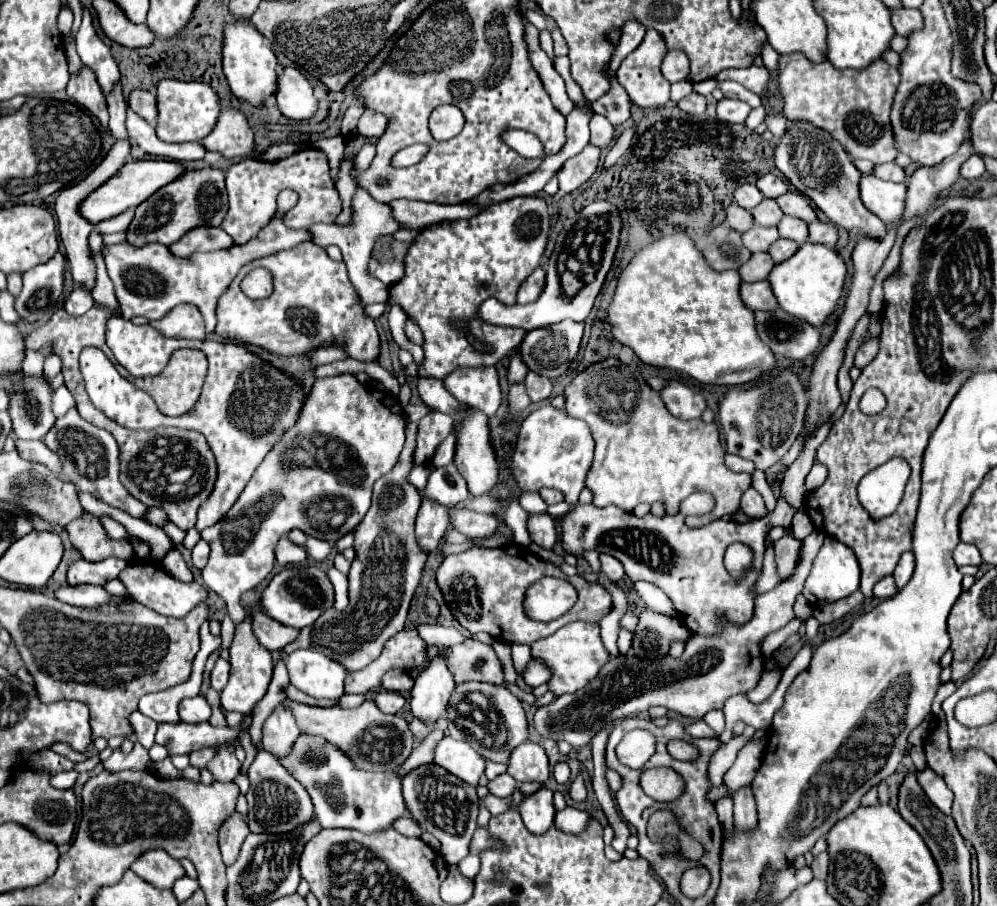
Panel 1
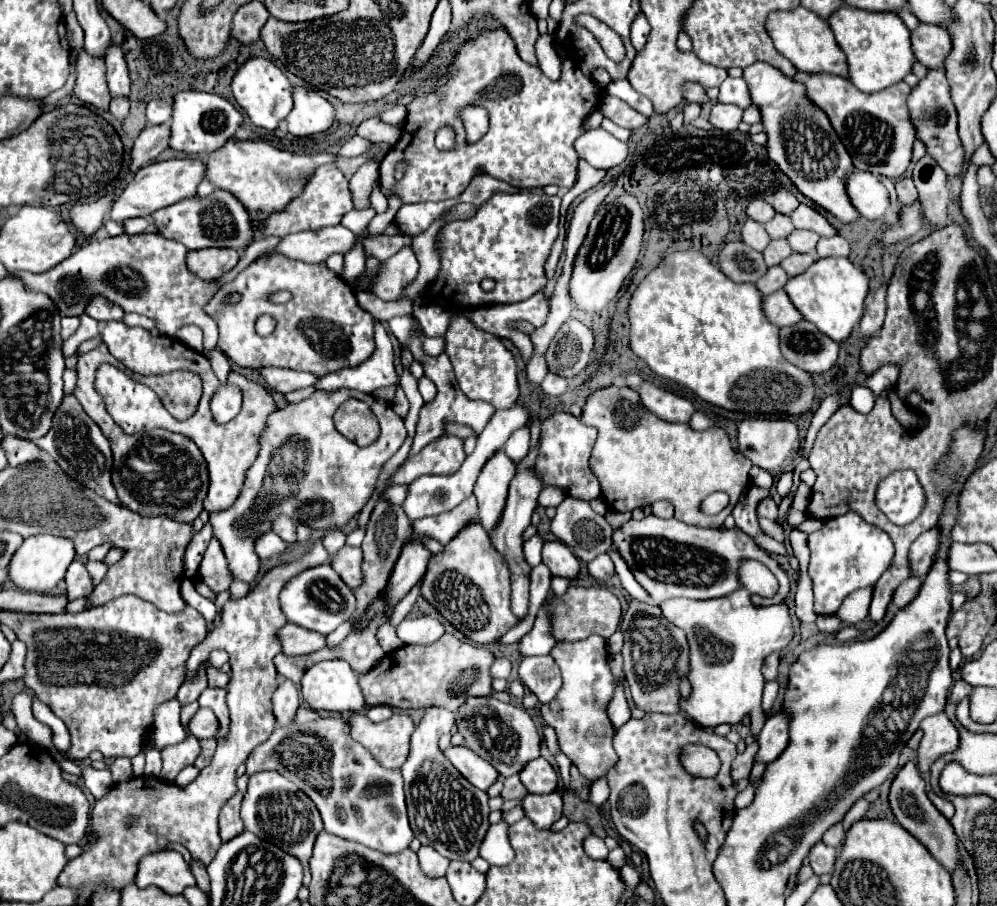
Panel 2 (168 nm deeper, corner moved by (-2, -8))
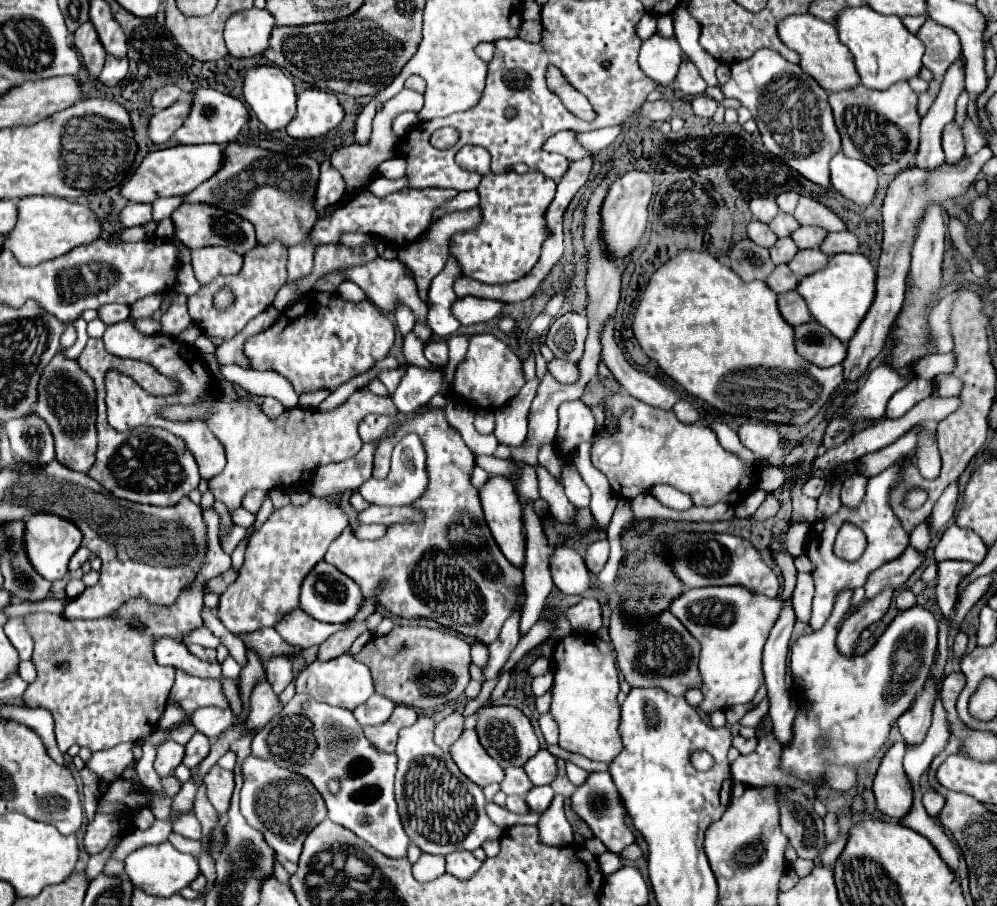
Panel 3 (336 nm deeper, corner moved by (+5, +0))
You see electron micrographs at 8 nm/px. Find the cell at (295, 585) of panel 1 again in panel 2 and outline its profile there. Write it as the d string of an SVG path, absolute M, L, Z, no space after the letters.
M320 564L316 568L296 574L296 578L288 580L288 584L280 592L280 608L286 620L302 628L320 632L324 636L334 632L344 620L350 620L354 614L354 606L356 598L352 590L340 580L340 576L332 570L330 564Z

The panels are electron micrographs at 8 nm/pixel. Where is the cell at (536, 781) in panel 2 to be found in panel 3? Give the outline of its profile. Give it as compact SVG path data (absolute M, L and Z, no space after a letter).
M539 750L523 768L535 786L551 784L557 776L557 760L547 750Z

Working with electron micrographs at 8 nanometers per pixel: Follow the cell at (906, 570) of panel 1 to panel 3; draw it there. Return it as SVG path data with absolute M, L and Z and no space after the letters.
M959 480L949 484L949 488L945 488L945 492L937 500L933 512L929 514L929 522L931 522L933 532L943 528L951 520L951 516L955 512L955 506L957 506L957 496L959 496Z

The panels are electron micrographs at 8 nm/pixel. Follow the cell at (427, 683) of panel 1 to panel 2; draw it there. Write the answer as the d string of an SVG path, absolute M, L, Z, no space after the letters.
M428 706L420 724L410 740L410 756L402 766L404 792L410 828L422 844L432 844L442 856L450 860L472 862L478 856L480 842L484 840L488 824L488 794L472 788L464 776L452 768L438 748L438 738L450 732L454 726L454 714L446 708Z

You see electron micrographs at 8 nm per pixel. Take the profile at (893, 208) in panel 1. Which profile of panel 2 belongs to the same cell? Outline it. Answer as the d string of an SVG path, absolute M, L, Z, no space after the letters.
M854 170L846 182L848 196L856 210L868 220L880 220L890 208L890 194L882 182L870 174Z

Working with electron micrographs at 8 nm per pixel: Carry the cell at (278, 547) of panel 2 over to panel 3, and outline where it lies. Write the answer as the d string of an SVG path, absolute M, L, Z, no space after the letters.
M237 508L237 512L231 512L231 518L237 526L243 526L243 528L253 526L253 522L255 522L255 516L251 512L247 512L245 508Z

